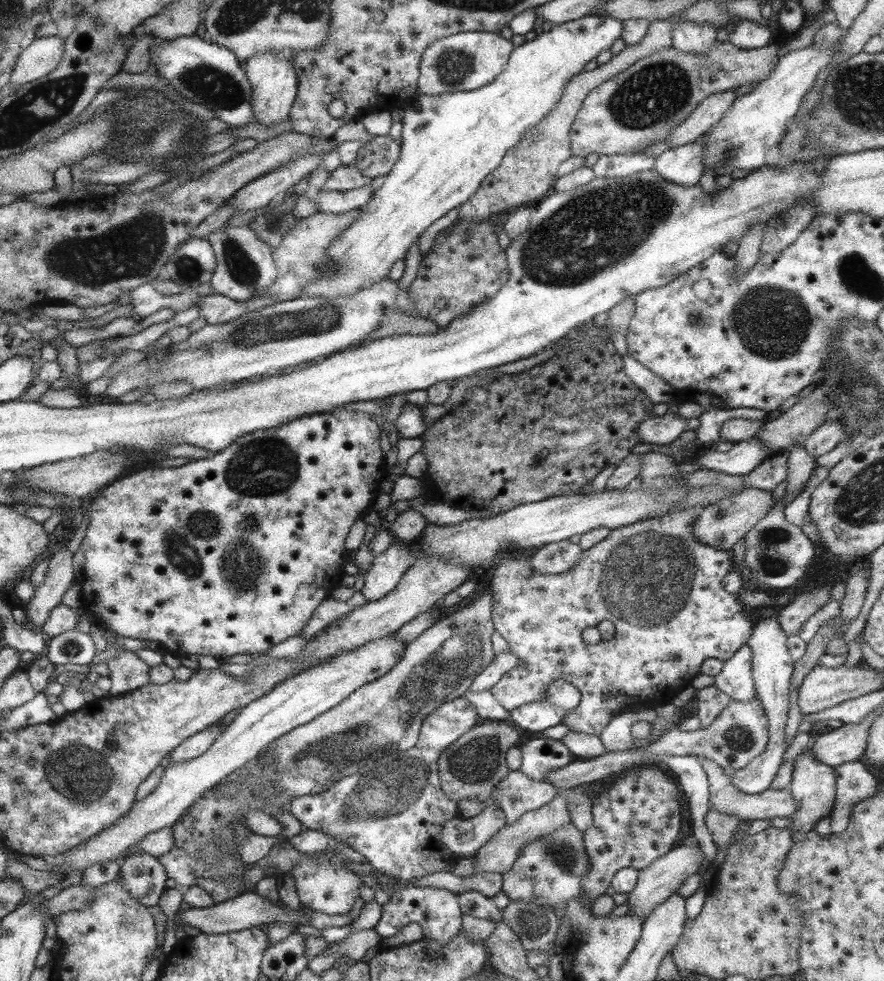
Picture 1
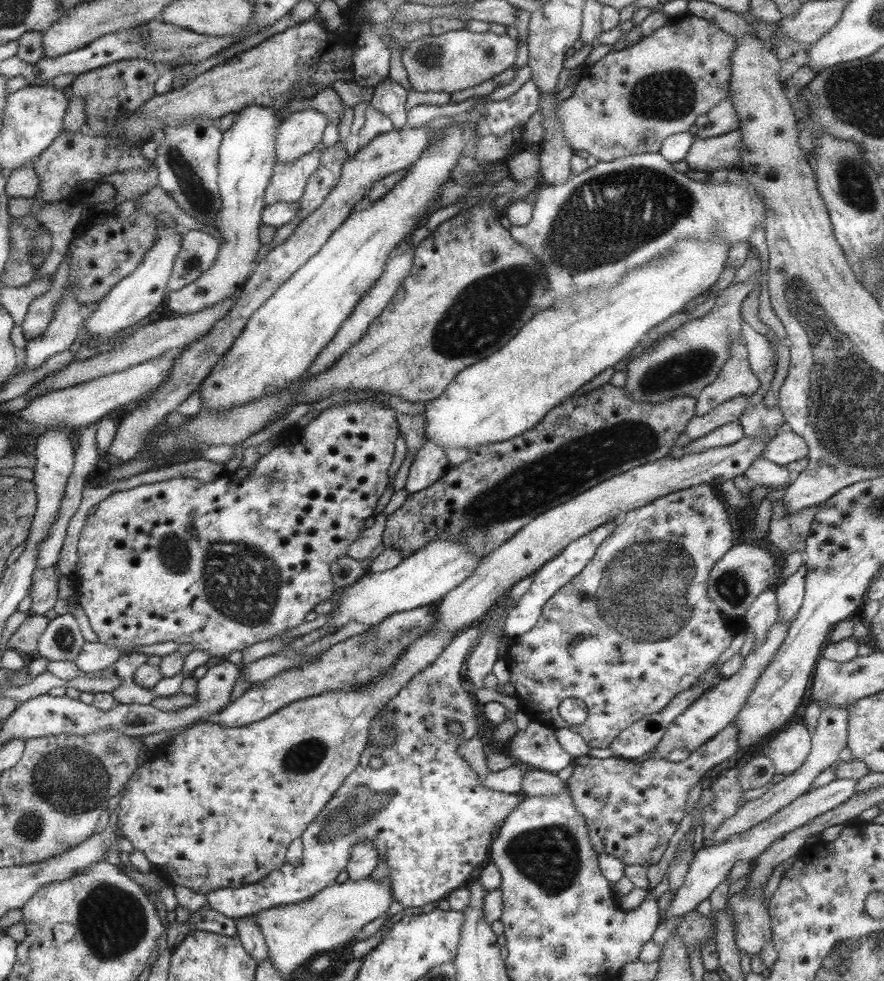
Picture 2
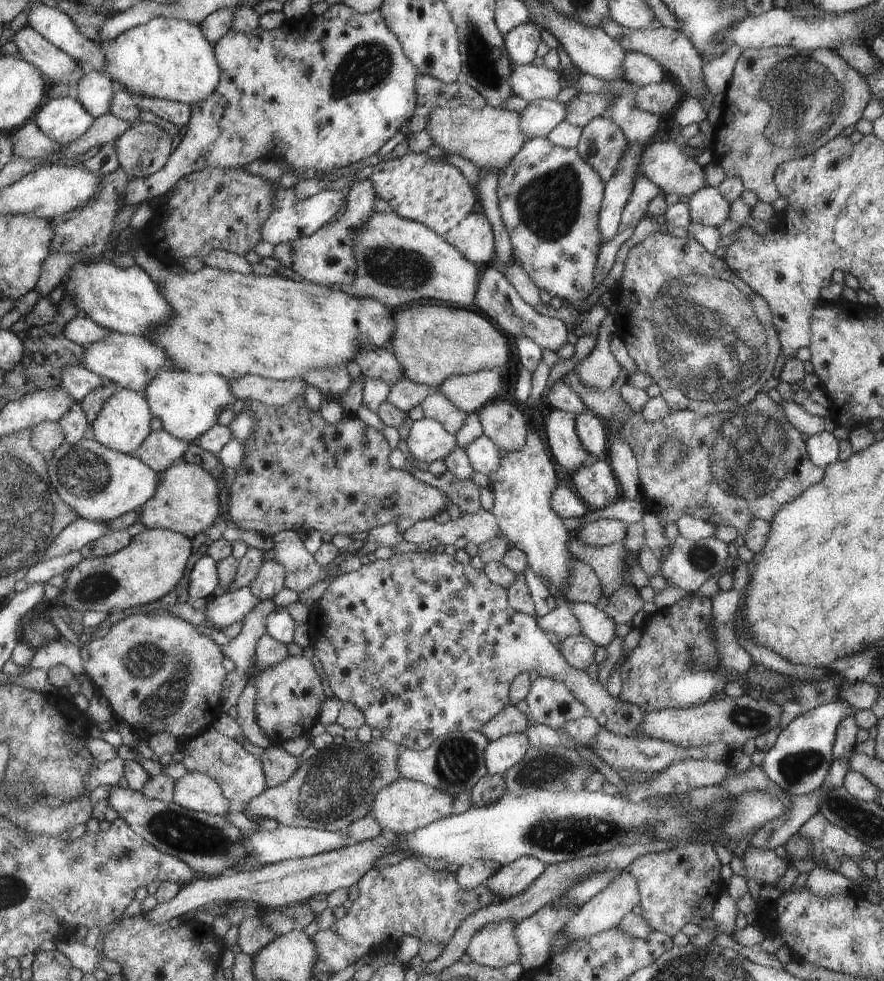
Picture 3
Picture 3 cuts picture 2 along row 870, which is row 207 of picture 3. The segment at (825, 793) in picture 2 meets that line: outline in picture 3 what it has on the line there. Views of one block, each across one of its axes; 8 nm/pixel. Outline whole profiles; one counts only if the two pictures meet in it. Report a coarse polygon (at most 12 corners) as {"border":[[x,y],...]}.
{"border":[[709,185],[687,198],[691,223],[716,227],[730,204]]}

